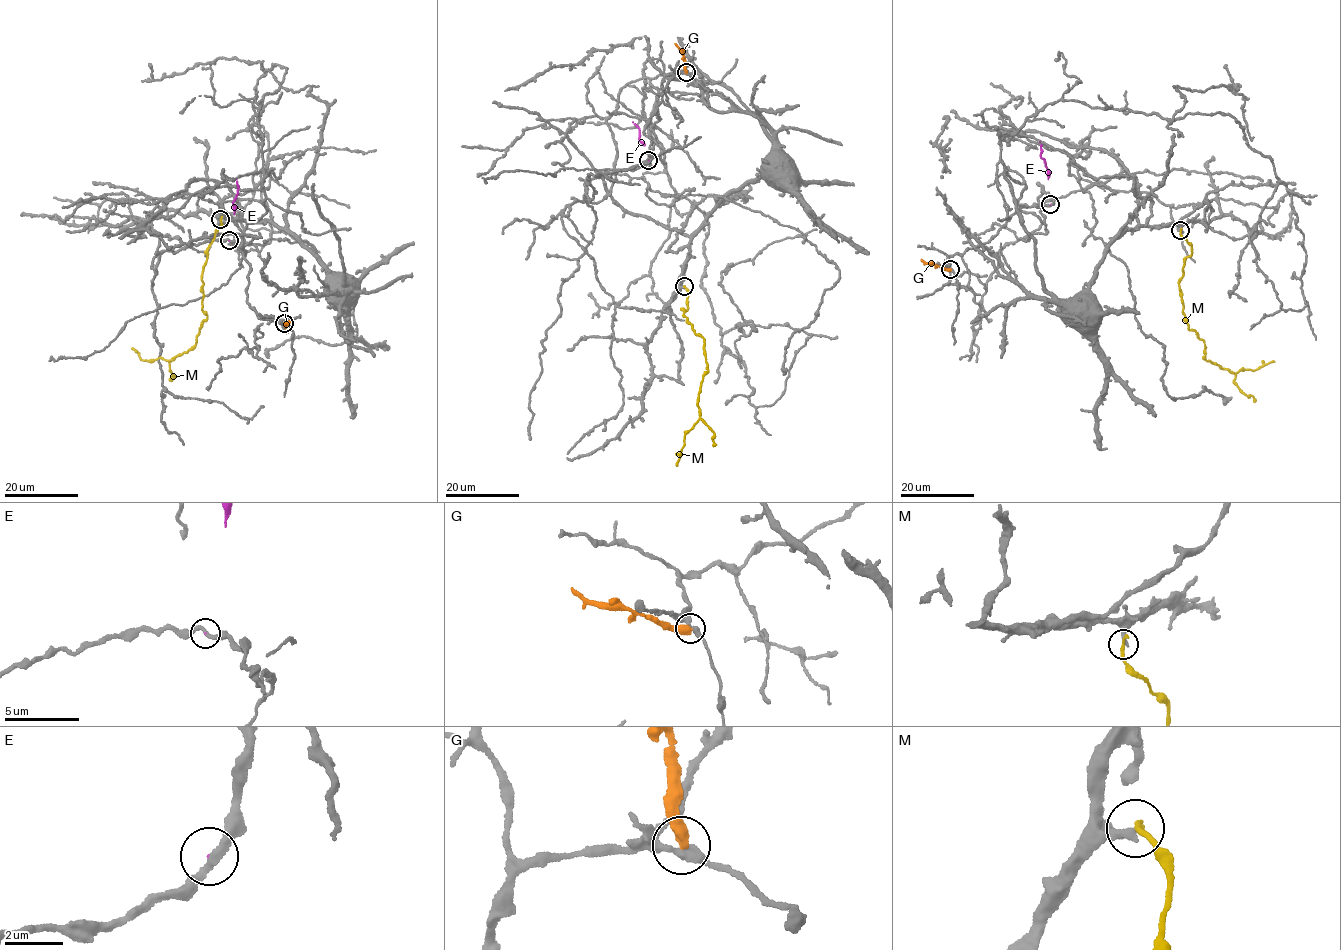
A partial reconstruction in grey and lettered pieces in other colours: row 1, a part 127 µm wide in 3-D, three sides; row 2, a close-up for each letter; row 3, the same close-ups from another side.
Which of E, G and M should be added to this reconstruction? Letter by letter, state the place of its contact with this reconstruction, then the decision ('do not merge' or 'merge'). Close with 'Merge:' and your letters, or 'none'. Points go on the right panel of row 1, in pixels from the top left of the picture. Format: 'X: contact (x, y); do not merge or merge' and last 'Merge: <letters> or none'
E: contact (1050, 204); do not merge
G: contact (950, 269); do not merge
M: contact (1180, 230); do not merge
Merge: none

